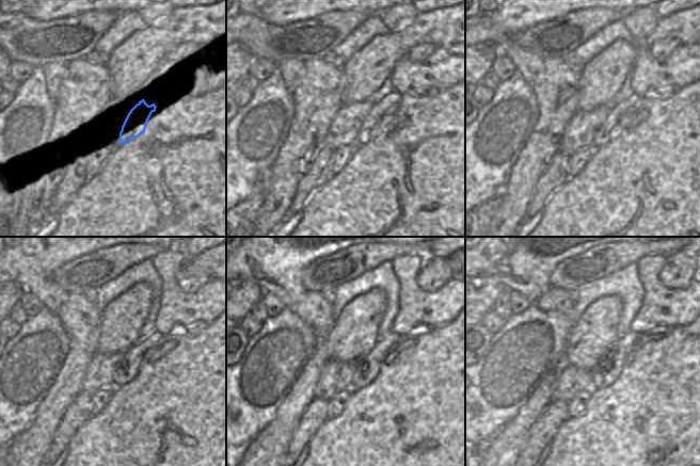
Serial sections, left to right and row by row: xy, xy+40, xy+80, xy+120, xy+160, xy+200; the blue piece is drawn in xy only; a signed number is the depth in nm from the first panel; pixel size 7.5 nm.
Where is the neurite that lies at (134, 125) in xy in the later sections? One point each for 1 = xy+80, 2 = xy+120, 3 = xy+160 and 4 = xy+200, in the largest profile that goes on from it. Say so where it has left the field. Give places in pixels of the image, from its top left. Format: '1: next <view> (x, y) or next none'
1: next xy+80 (602, 137)
2: next xy+120 (122, 375)
3: next xy+160 (362, 375)
4: next xy+200 (607, 373)

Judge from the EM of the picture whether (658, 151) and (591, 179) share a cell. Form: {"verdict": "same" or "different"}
{"verdict": "same"}

